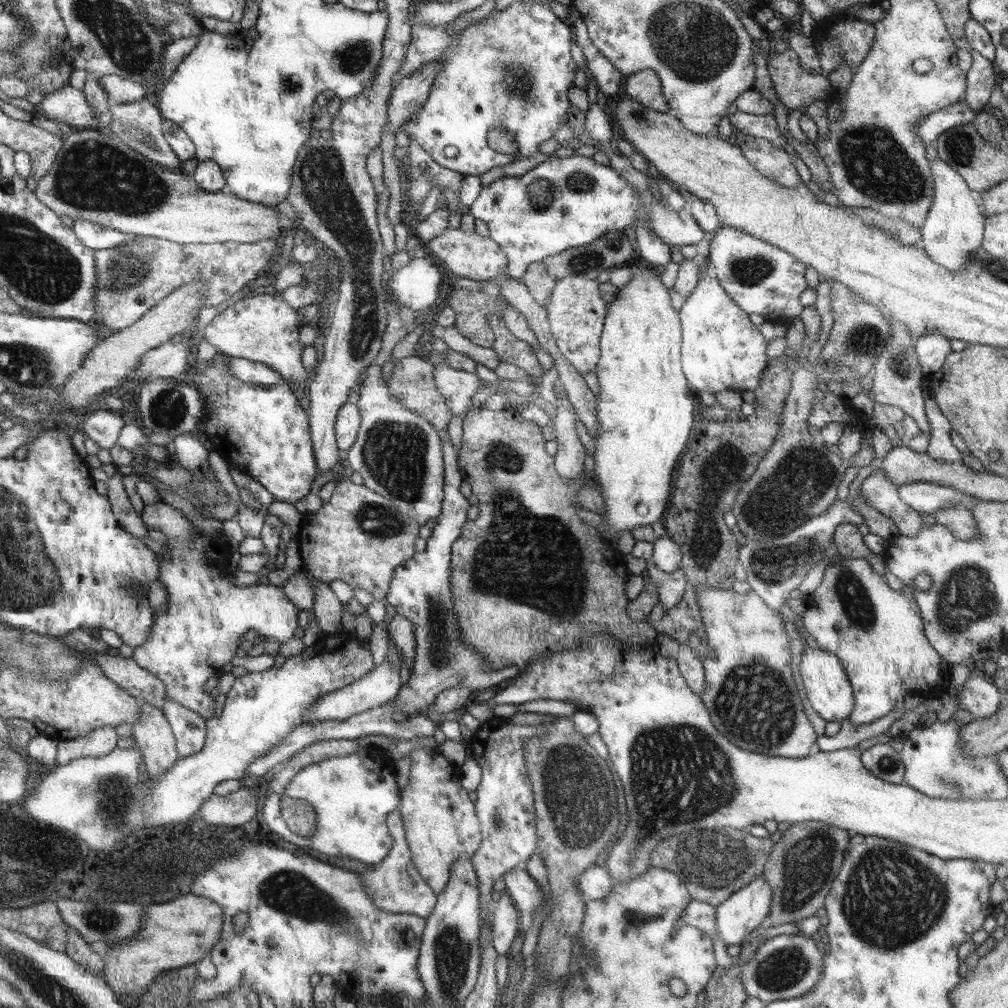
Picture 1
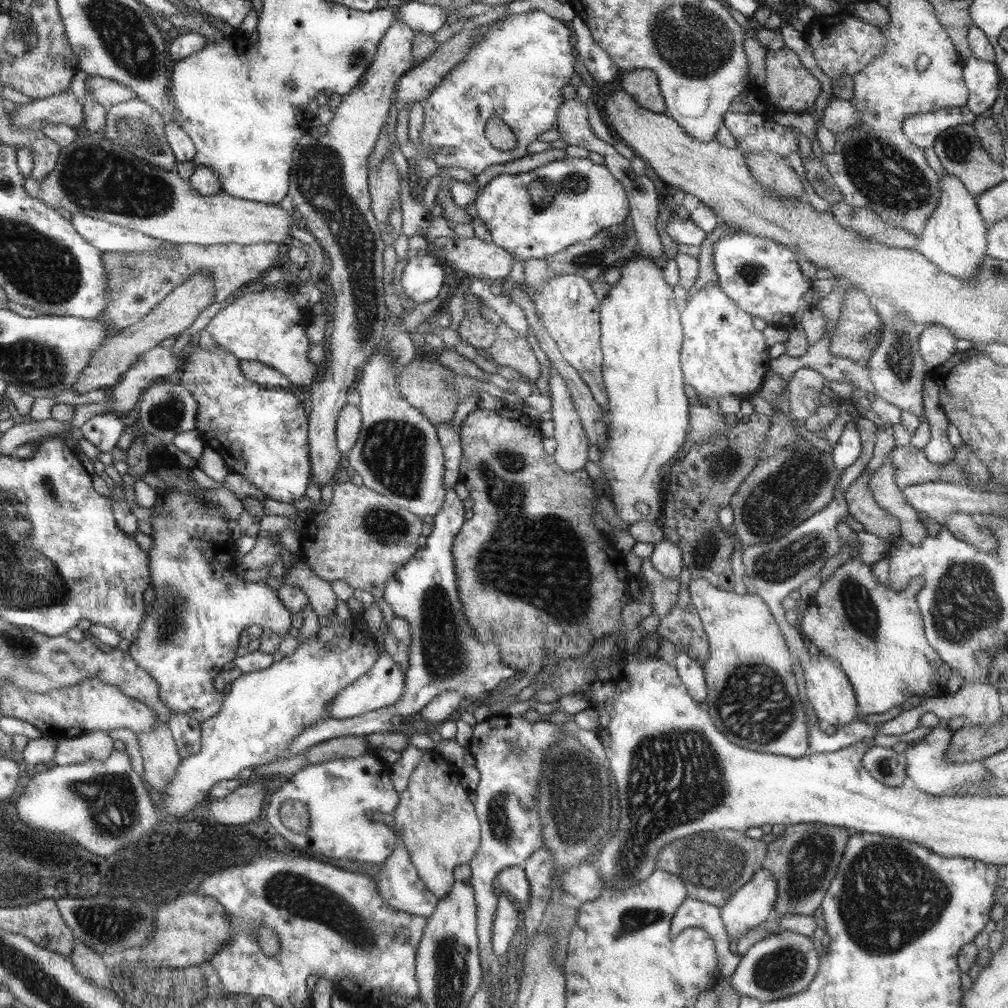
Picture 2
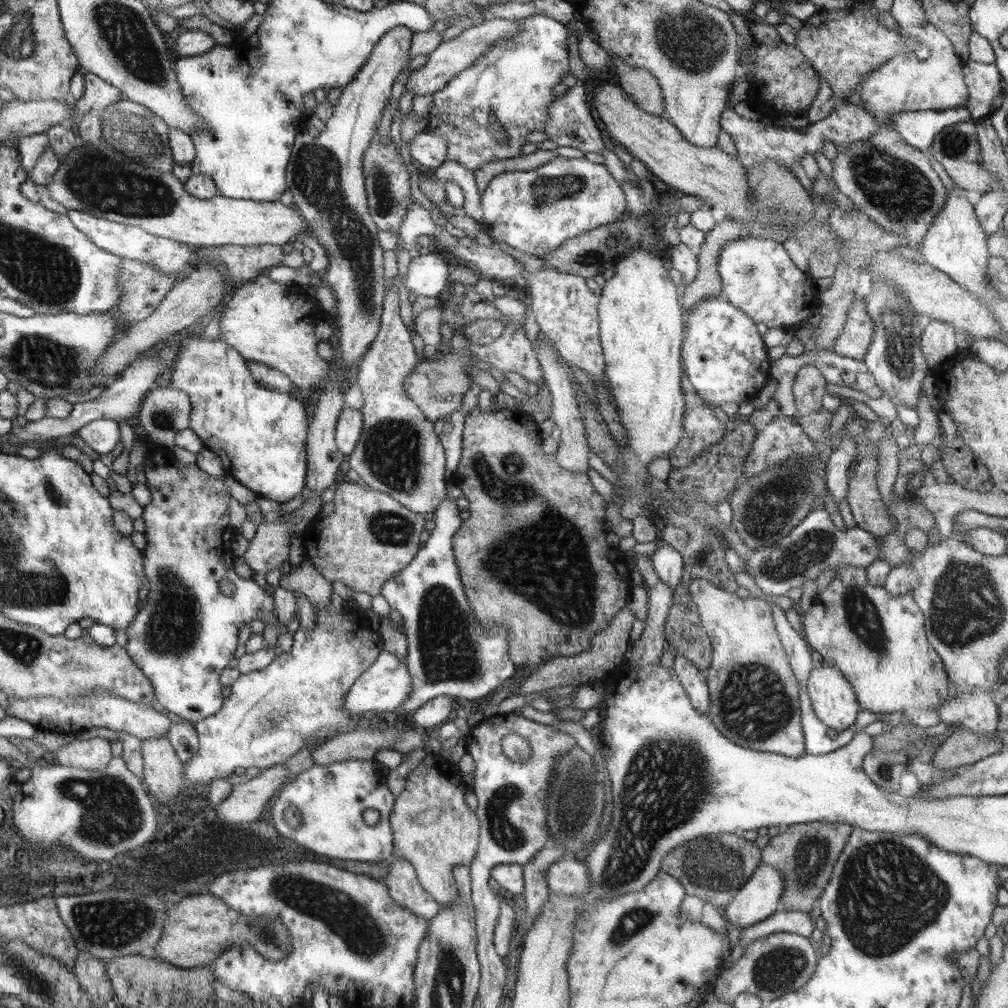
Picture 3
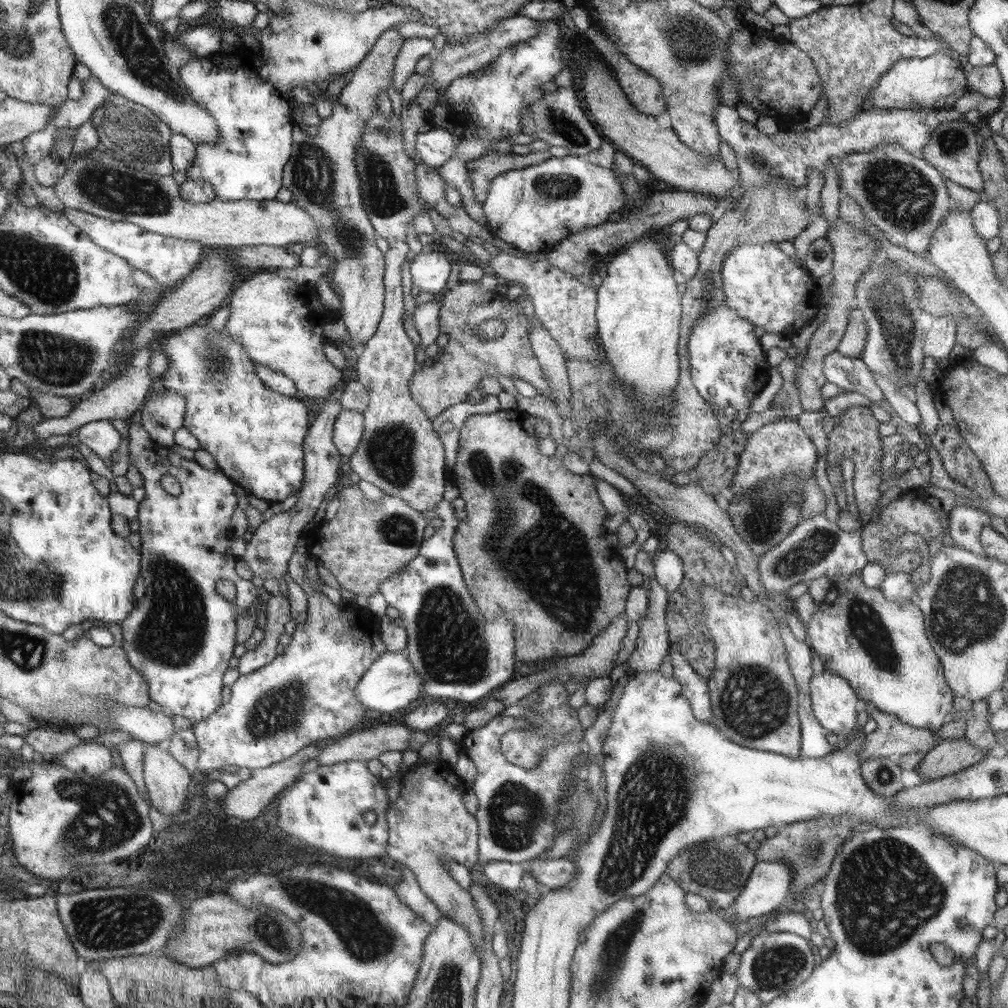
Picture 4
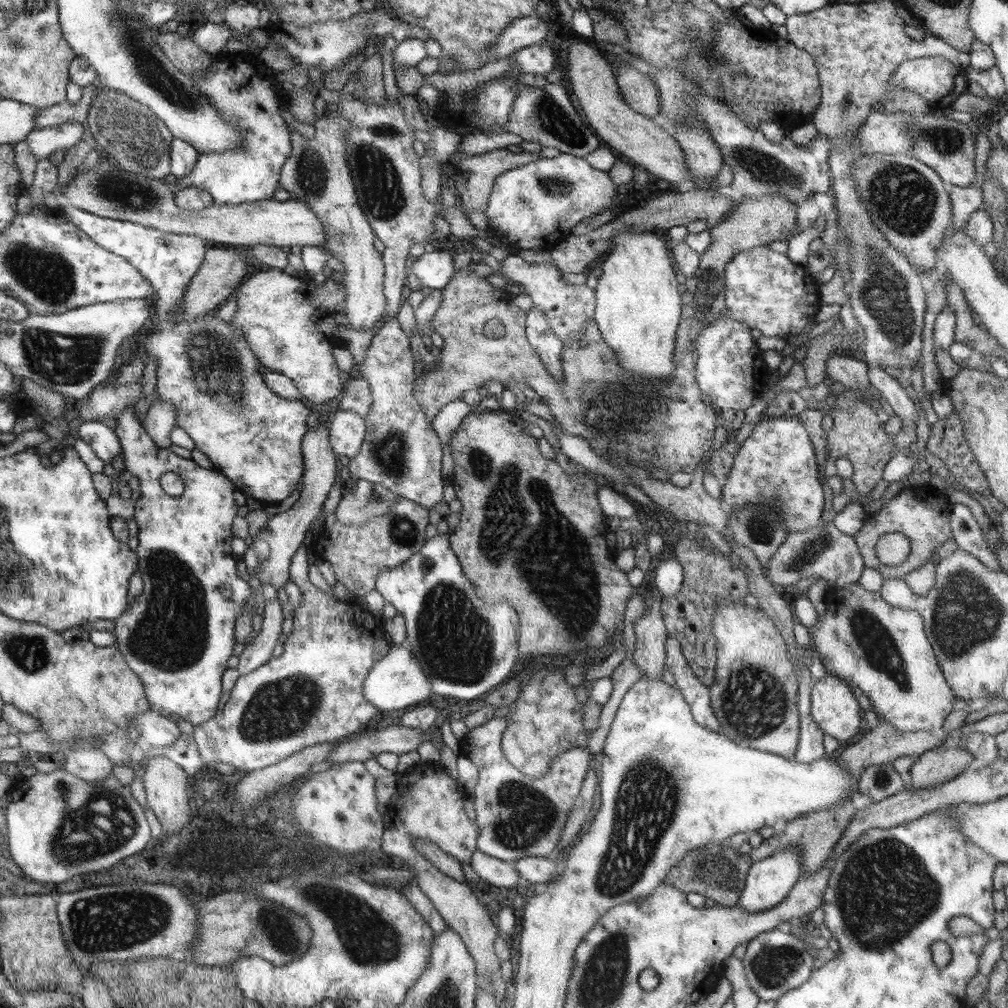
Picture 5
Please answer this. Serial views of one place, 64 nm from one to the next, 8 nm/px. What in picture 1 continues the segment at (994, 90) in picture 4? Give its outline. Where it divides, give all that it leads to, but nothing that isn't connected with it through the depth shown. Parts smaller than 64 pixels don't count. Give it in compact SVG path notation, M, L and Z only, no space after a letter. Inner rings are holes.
M970 50L973 58L972 67L966 72L966 98L964 102L974 111L982 111L989 106L988 100L992 89L996 85L992 71L998 71L994 62L979 54L976 50Z

